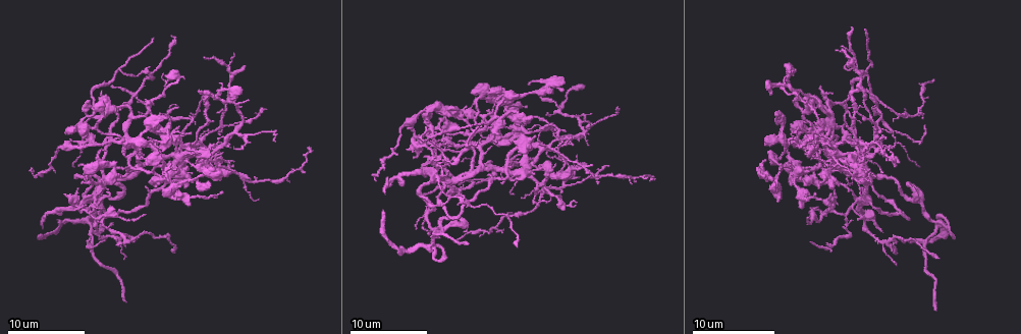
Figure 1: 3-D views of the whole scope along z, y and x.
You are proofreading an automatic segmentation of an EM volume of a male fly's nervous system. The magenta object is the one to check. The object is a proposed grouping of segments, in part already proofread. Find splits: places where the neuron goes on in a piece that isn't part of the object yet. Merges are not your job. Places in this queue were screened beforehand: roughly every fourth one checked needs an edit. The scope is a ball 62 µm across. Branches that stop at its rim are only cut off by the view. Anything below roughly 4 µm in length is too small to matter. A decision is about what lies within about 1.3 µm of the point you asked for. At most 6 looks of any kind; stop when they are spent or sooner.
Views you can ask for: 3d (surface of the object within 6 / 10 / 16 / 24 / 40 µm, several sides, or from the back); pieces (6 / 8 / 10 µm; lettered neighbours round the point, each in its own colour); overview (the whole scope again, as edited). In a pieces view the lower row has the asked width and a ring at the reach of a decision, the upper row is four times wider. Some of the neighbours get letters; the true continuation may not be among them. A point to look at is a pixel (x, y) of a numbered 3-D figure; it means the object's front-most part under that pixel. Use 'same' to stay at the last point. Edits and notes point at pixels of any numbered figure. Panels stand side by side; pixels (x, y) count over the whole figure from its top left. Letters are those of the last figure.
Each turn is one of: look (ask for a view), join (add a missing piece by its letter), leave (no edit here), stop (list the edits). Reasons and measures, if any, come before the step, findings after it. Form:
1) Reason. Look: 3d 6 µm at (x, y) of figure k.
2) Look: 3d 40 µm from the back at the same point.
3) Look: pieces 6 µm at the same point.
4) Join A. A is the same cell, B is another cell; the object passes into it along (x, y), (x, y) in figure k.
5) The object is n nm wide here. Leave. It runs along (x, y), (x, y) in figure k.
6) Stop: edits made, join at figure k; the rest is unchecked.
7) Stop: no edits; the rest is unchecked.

Free end. Look: 3d 10 µm at (123, 185) of figure 1.

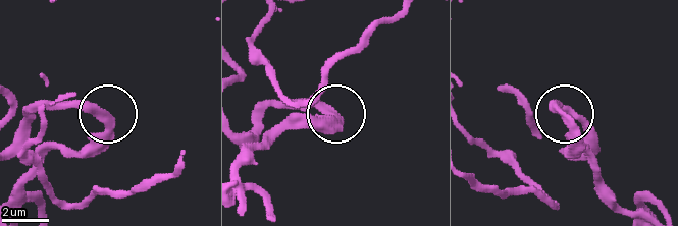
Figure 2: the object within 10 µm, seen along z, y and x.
Look: pieces 8 µm at (106, 114) of figure 2.

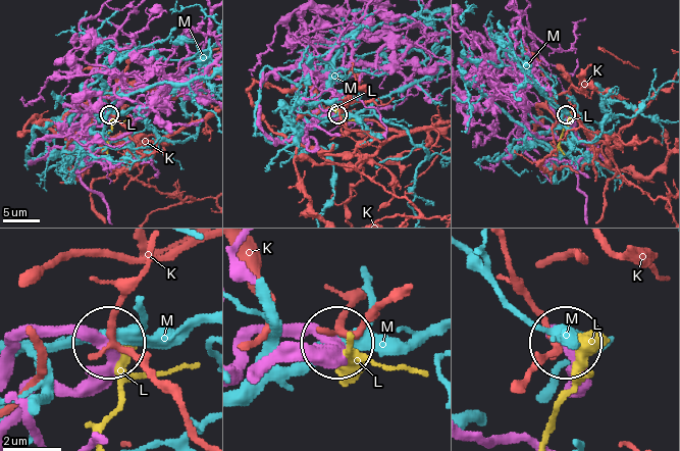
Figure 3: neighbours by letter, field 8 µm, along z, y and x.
The object is 310 nm wide here. Leave. K, L and M are other cells; it runs along (17, 384), (76, 384), (98, 364), (105, 345) in figure 3; no lettered piece goes on from it.

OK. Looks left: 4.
Thin end. Look: pieces 10 µm at (191, 116) of figure 1.

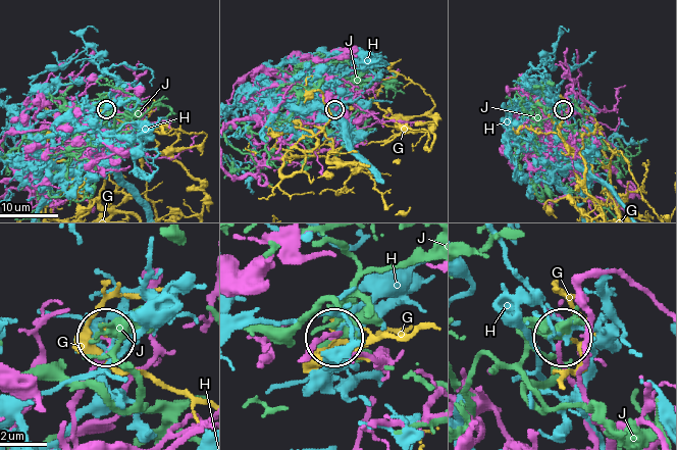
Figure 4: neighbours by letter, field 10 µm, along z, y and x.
Leave. G, H and J are other cells; it runs along (73, 431), (77, 396), (108, 339) in figure 4; no lettered piece goes on from it.

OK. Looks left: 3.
Tapers out. Look: pieces 6 µm at (153, 40) of figure 1.

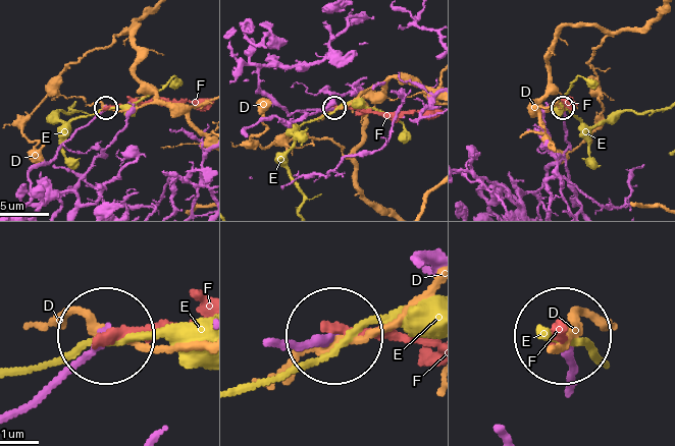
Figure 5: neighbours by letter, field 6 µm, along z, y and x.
The object is 170 nm wide here. Leave. D, E and F are other cells; it runs along (8, 419), (102, 334) in figure 5; no lettered piece goes on from it.

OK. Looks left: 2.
Stop: no edits; the rest is unchecked.

